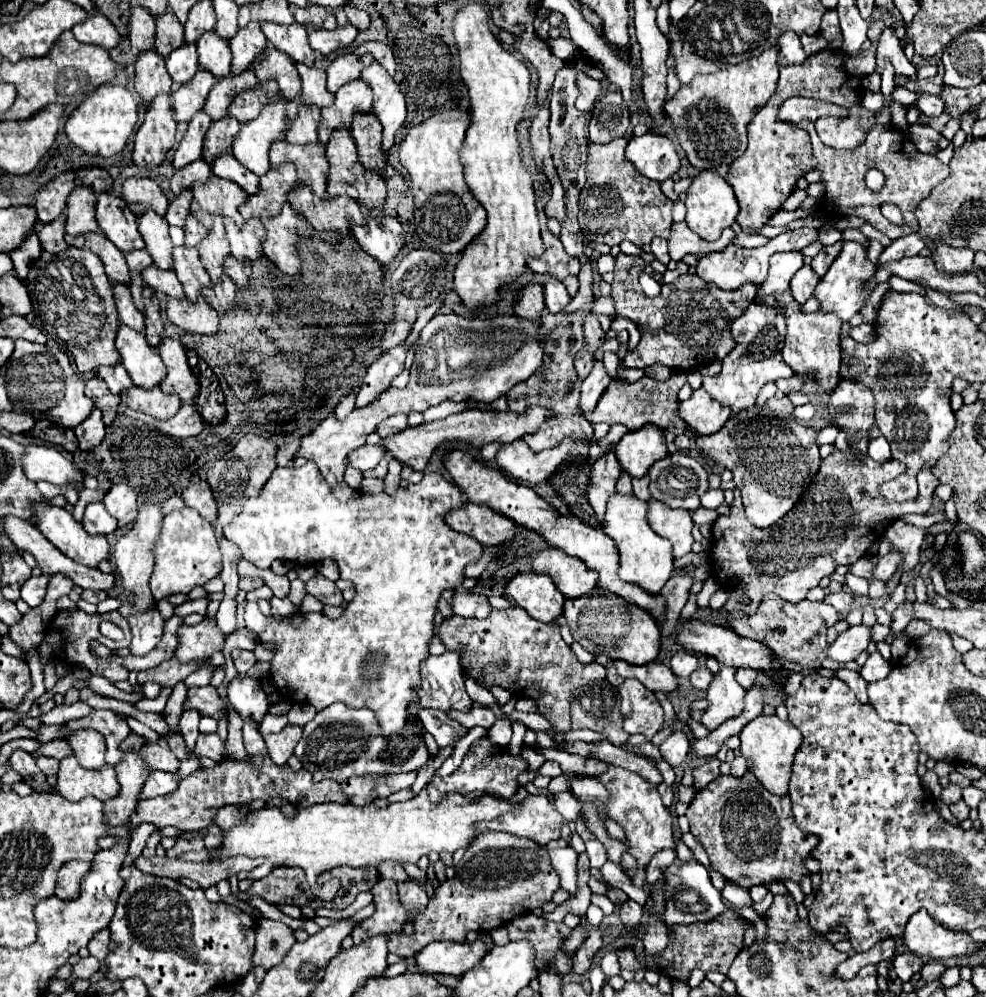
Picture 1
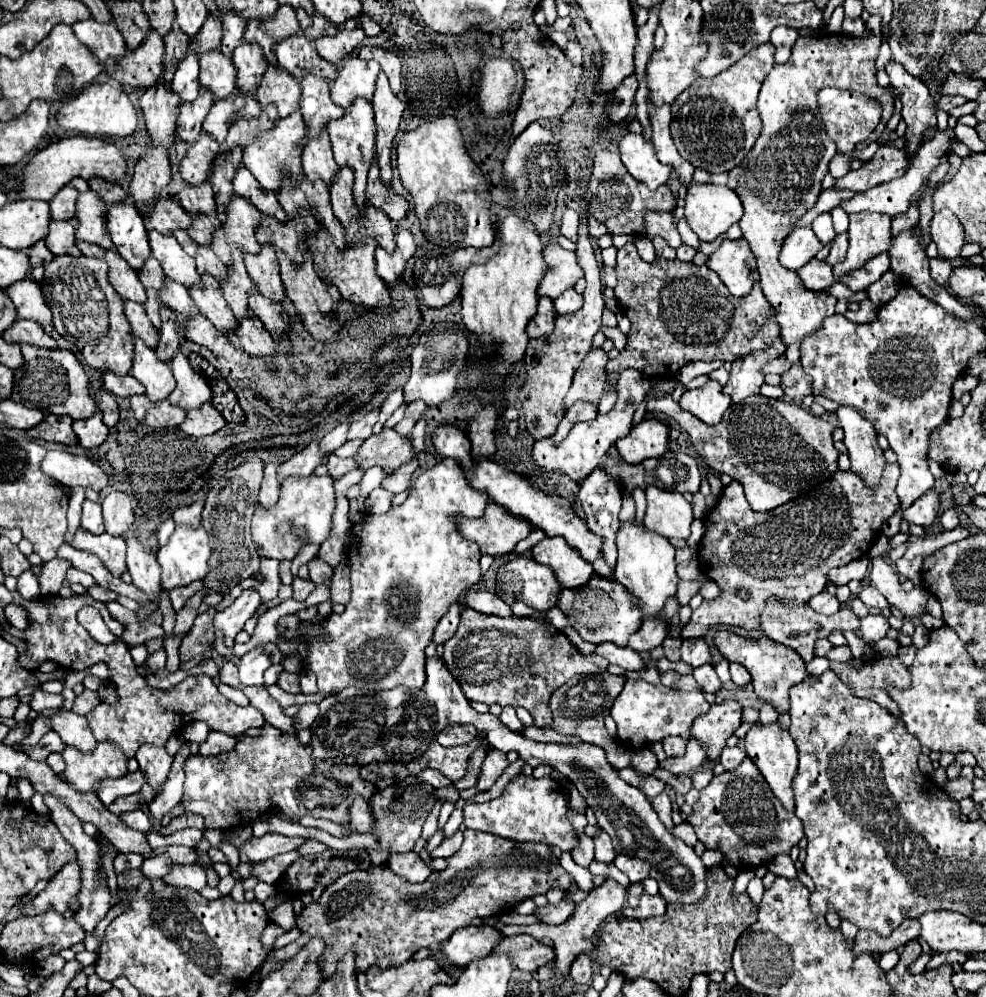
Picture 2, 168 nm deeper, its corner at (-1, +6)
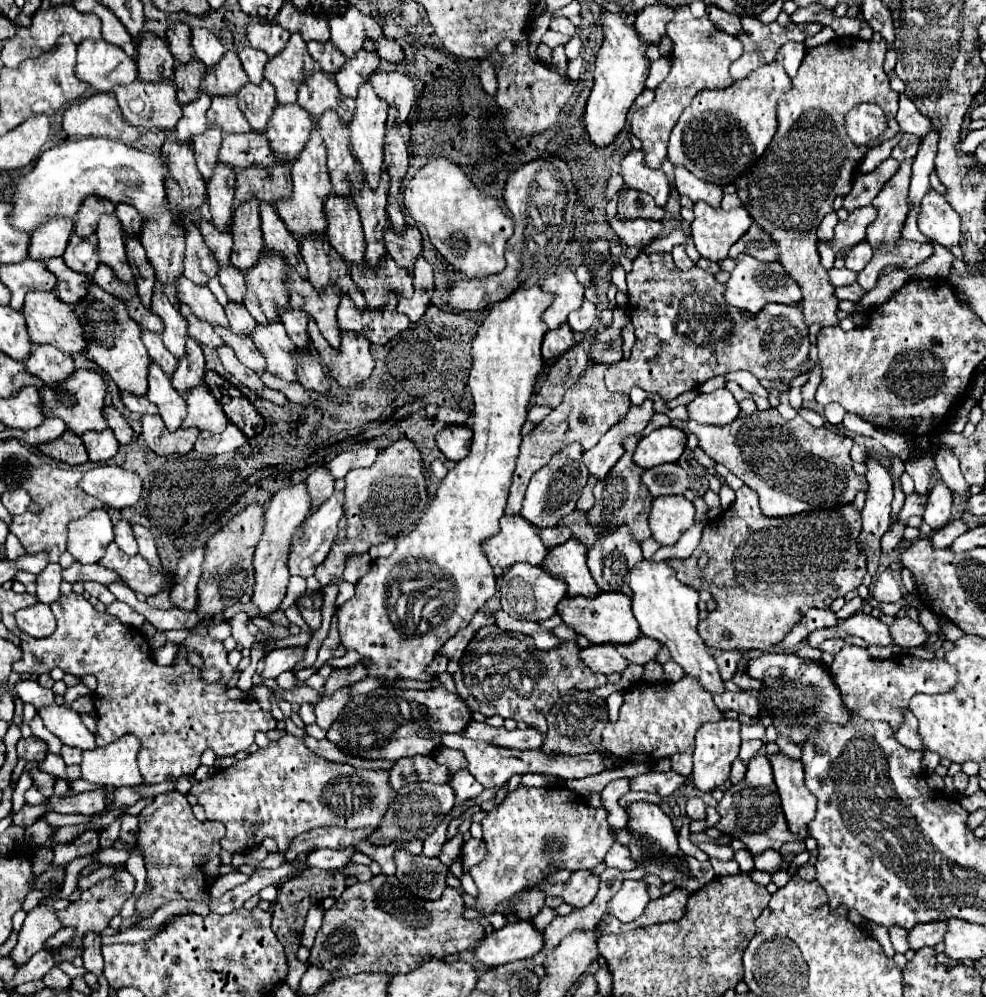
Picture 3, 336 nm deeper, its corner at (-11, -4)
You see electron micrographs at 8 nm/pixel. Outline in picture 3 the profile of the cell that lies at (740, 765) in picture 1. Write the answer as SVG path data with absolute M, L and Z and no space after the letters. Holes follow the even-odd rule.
M735 759L735 761L733 761L733 767L731 767L731 775L729 775L729 781L731 781L733 785L735 785L735 783L739 783L739 781L743 779L745 771L747 771L745 763L743 763L741 759Z

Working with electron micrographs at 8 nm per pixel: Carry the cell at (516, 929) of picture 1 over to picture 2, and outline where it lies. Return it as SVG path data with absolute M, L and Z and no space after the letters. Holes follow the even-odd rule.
M513 935L513 937L503 937L499 945L493 949L493 953L505 953L511 957L517 969L521 971L535 971L549 961L553 961L555 951L553 947L537 941L531 935Z

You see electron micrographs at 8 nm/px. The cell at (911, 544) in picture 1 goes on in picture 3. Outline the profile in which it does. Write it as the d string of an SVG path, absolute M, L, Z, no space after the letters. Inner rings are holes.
M937 481L935 487L929 491L929 503L923 519L937 531L949 523L951 505L953 505L953 493L949 491L949 487L945 487L943 481Z

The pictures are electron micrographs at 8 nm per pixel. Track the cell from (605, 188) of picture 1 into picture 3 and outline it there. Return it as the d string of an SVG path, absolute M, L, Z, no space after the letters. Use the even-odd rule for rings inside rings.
M623 189L621 191L621 197L619 197L617 215L621 219L643 217L643 219L653 219L653 221L663 221L665 211L663 211L663 207L657 207L653 203L653 197L651 195L641 193L641 191Z

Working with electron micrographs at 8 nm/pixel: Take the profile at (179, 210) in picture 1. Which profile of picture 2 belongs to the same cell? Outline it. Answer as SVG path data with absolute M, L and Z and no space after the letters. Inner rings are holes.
M195 213L191 217L191 227L187 229L187 233L191 235L191 239L195 243L207 243L211 241L211 233L215 229L215 219L213 217L207 217L205 213Z

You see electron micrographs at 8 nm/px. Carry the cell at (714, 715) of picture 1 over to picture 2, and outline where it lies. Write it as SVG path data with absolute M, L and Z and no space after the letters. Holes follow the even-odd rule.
M725 699L723 705L711 705L711 709L693 721L691 737L705 745L707 757L717 759L725 747L725 741L741 725L741 703L737 699Z

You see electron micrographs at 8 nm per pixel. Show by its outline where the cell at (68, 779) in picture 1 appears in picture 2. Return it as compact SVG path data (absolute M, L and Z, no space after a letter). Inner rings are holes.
M111 741L97 745L93 753L81 753L75 747L65 747L65 781L81 793L97 791L103 779L119 779L127 775L127 757L113 747Z

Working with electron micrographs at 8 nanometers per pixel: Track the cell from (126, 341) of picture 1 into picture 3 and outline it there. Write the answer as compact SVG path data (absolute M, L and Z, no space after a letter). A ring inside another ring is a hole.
M151 363L149 367L149 391L147 399L159 407L159 415L165 421L167 431L177 431L187 415L185 395L173 389L167 375L157 367L157 363Z

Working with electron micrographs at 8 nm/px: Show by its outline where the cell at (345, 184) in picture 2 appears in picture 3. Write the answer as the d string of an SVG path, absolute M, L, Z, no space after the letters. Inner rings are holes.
M389 255L379 265L379 269L371 269L369 265L365 267L355 265L351 269L351 277L355 285L361 289L367 307L383 307L385 295L389 291L397 293L397 297L413 293L413 277L409 275L409 271L399 269Z

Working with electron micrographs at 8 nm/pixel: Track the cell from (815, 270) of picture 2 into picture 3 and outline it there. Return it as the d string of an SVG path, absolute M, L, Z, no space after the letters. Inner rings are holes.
M829 269L829 277L831 277L831 283L835 287L841 287L841 285L853 285L857 281L857 273L849 271L849 269Z

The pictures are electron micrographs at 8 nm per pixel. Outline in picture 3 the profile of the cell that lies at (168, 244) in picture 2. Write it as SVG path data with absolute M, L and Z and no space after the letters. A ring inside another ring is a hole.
M187 277L177 279L177 289L179 289L179 301L187 303L191 311L197 315L197 319L205 319L211 325L219 327L229 327L229 321L225 319L223 307L217 303L215 295L207 287L199 287L191 283Z

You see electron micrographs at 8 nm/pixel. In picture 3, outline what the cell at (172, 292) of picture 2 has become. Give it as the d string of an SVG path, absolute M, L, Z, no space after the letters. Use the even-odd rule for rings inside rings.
M185 303L181 305L181 315L189 323L189 337L193 337L199 345L207 345L211 349L217 349L217 347L223 345L223 339L213 331L213 327L209 323L205 323L205 321L199 321Z

